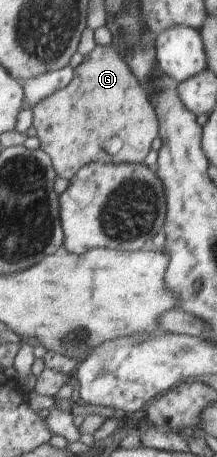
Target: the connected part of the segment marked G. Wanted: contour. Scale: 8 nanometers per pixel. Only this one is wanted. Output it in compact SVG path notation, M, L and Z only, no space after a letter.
M112 43L97 45L75 69L73 81L67 87L58 89L54 95L38 101L33 113L33 126L41 143L40 149L51 156L57 175L69 182L92 163L144 163L160 135L159 115L155 105L147 91L144 91L139 77L132 72L126 59Z

